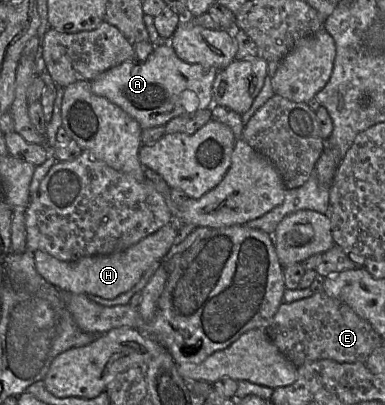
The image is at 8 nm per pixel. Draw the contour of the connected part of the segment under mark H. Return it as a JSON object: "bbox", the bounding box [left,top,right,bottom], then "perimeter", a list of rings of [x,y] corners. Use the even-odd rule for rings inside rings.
{"bbox":[33,221,178,299],"perimeter":[[[172,221],[131,247],[111,255],[82,257],[62,261],[43,251],[33,252],[37,272],[64,294],[92,294],[113,299],[129,291],[156,261],[161,261],[174,245],[178,226]]]}

